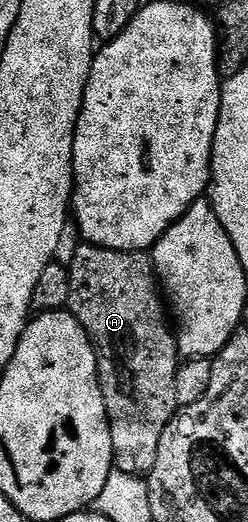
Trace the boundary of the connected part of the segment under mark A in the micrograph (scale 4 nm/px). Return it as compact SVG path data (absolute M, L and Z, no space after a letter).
M84 242L72 263L67 265L67 270L70 278L67 311L84 327L96 347L96 365L100 371L100 389L110 426L115 471L147 477L154 470L154 461L158 459L158 442L178 411L174 398L174 374L178 374L178 366L182 362L180 349L176 347L176 334L166 315L166 304L158 287L156 270L152 267L151 255L119 252Z

